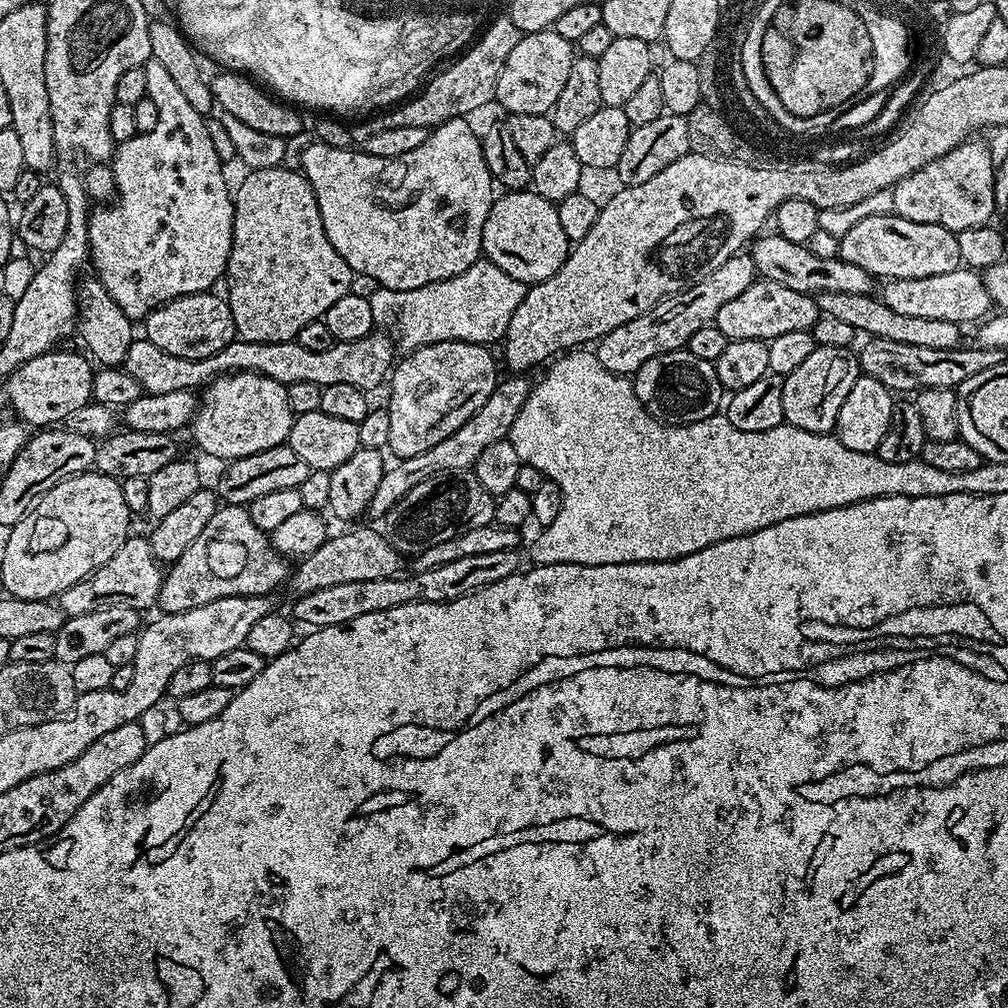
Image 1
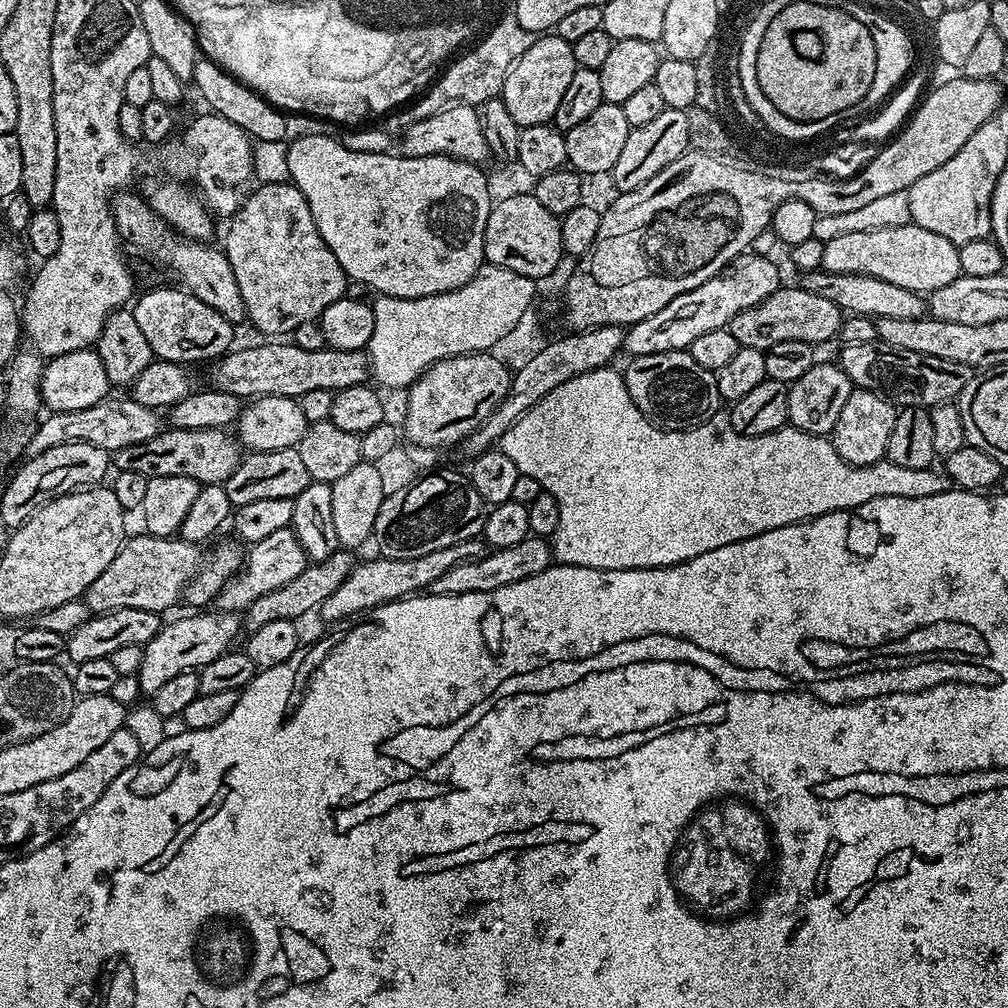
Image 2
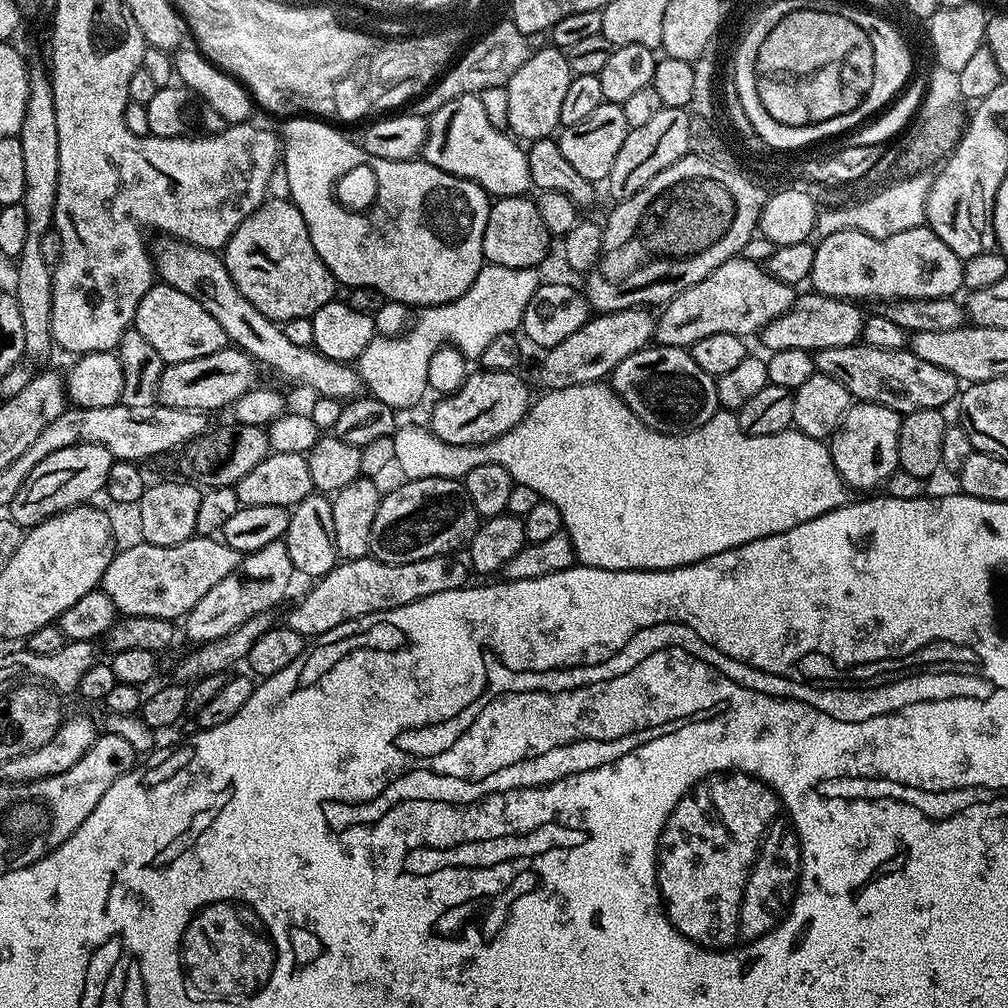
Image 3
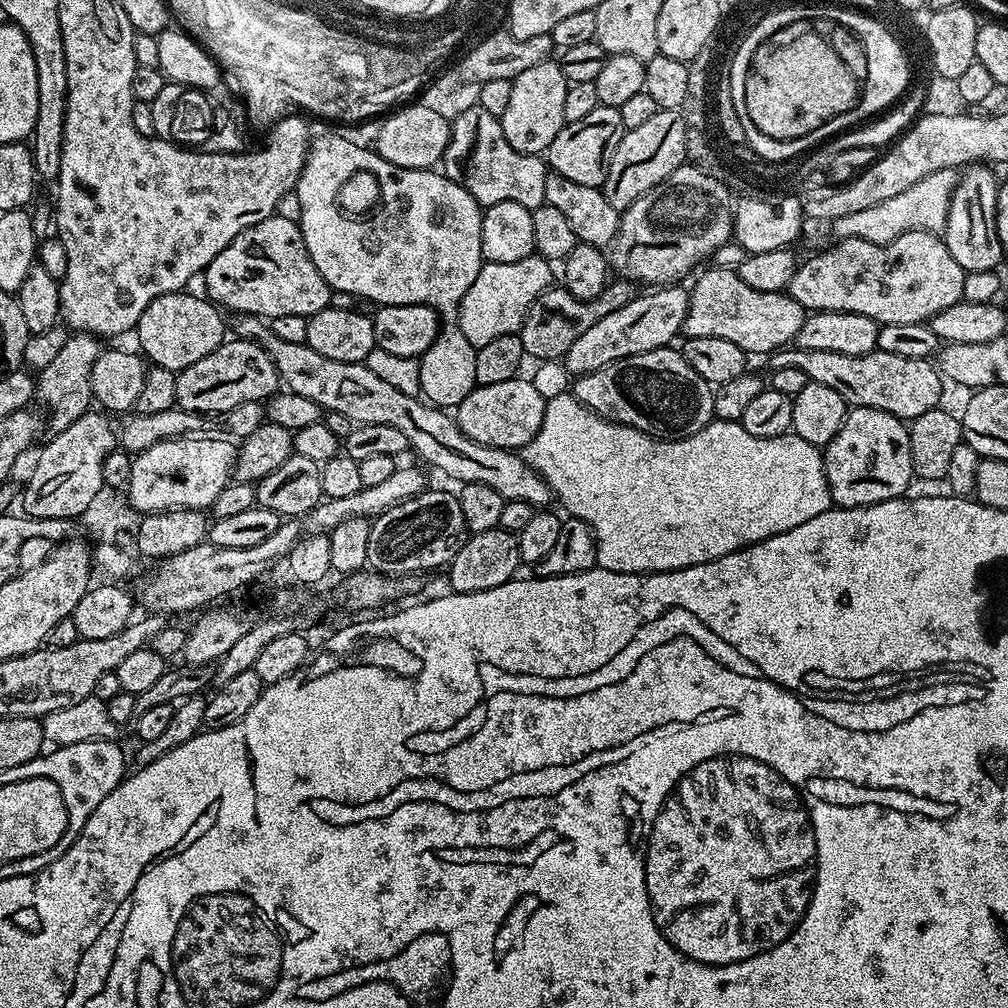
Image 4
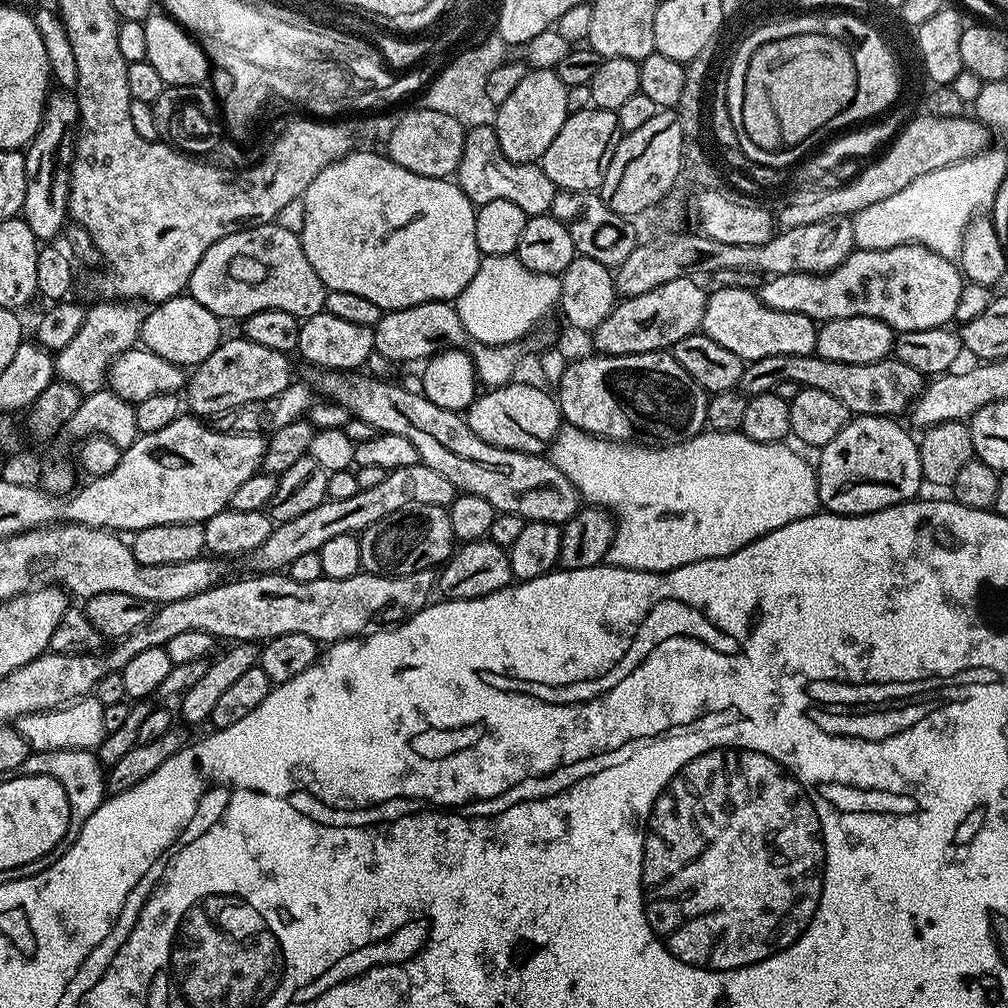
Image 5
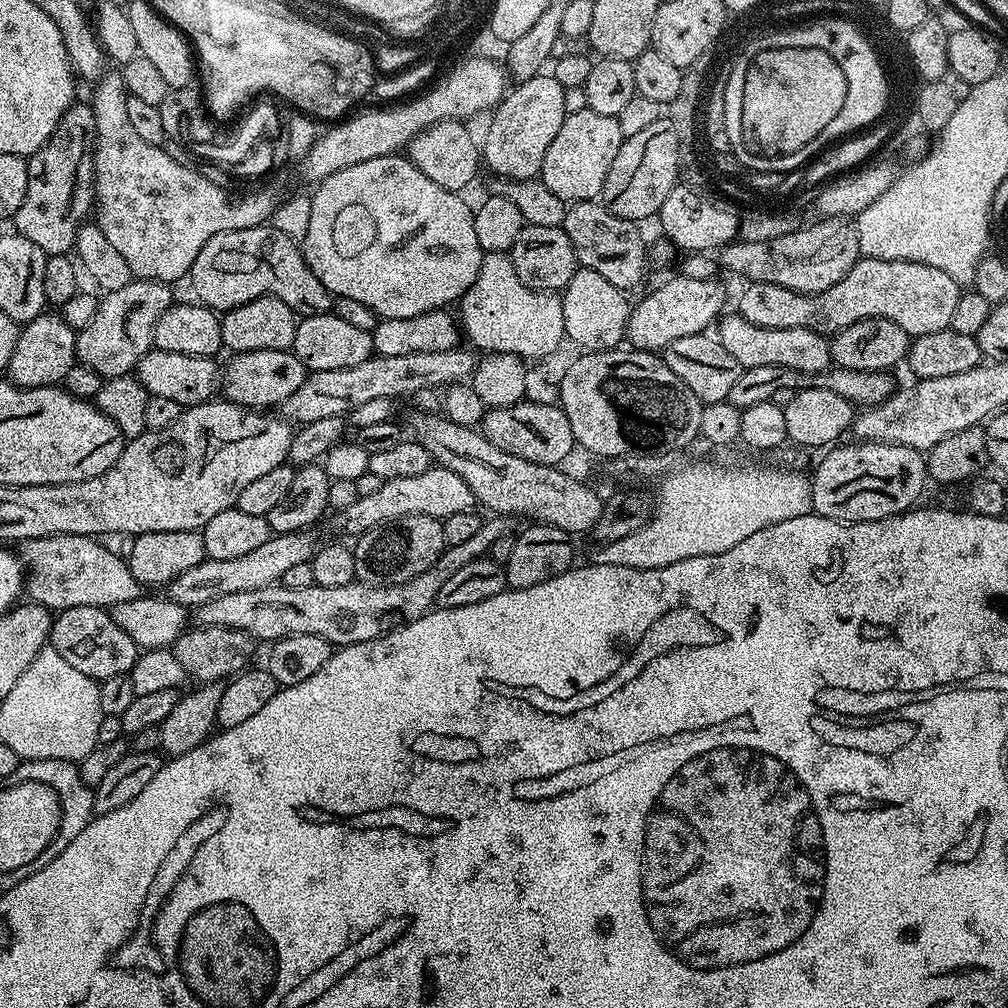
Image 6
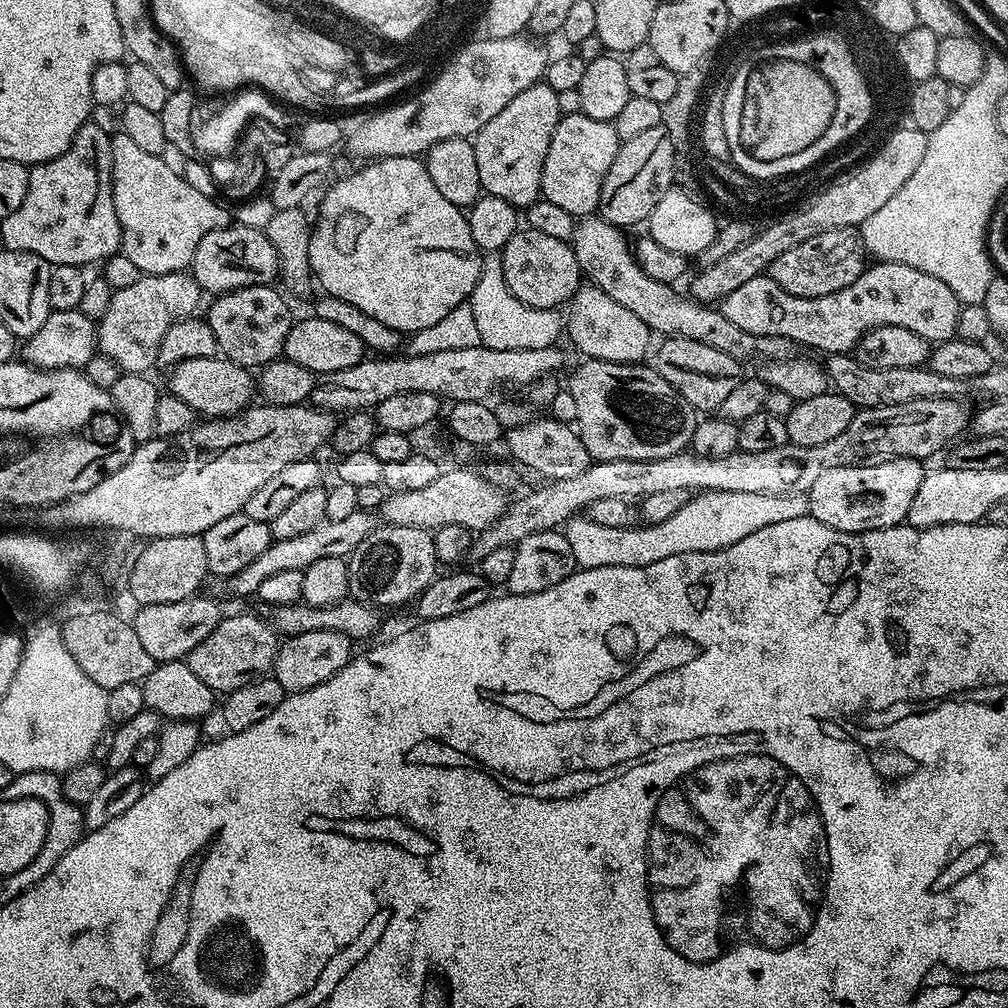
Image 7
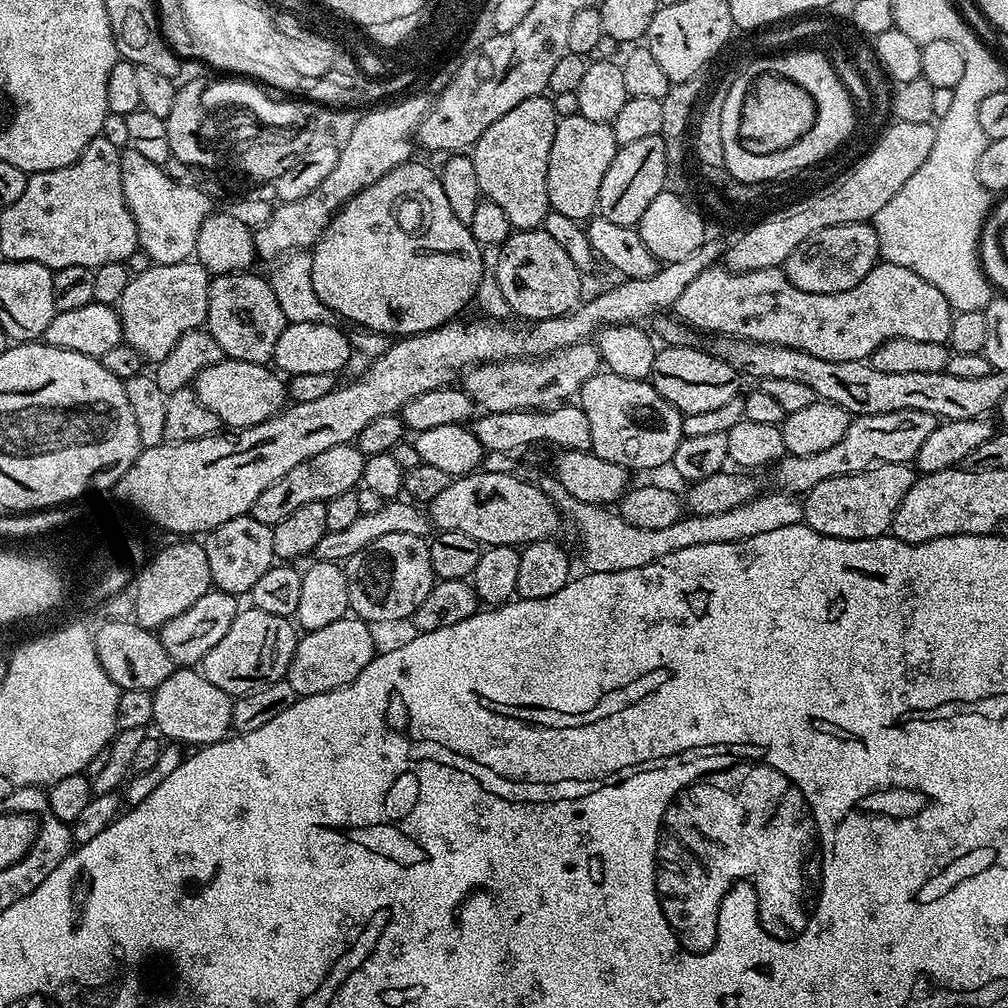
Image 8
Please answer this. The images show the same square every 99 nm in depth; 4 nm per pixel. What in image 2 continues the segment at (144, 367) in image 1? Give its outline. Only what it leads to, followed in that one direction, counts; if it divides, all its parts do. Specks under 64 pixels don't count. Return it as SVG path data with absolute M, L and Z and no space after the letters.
M264 342L252 344L249 348L237 347L219 357L211 365L207 382L213 389L228 391L241 398L258 396L291 396L299 398L310 390L341 392L346 386L367 384L370 380L370 365L367 351L302 350L302 346L291 342Z

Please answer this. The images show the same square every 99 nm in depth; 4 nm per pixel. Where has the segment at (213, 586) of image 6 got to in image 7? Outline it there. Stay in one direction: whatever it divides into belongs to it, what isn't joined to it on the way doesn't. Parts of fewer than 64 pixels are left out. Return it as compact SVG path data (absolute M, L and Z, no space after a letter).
M357 510L354 514L349 514L346 518L330 522L323 520L318 522L318 526L306 530L306 534L298 534L295 538L282 538L281 540L273 540L270 546L266 546L266 550L262 550L262 554L258 554L258 558L254 558L254 562L250 562L250 566L246 566L243 570L238 570L238 574L233 576L225 576L217 579L215 595L220 598L224 596L256 596L258 586L262 586L262 582L266 582L266 578L270 578L273 574L279 574L285 570L298 570L303 572L306 566L310 566L313 562L319 562L322 558L345 558L352 555L352 551L360 545L362 538L366 538L378 526L371 511Z

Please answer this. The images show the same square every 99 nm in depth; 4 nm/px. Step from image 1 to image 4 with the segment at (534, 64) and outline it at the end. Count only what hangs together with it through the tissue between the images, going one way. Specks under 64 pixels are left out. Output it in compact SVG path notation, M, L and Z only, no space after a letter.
M552 58L538 62L538 66L530 66L530 70L522 70L522 74L512 79L510 103L506 106L506 114L499 117L502 134L506 134L506 142L510 142L514 150L531 156L547 153L550 142L558 138L565 126L568 85L559 63Z

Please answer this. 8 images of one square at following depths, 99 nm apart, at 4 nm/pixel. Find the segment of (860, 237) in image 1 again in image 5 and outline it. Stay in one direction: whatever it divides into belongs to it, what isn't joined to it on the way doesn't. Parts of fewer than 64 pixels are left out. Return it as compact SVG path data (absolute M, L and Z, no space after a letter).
M903 244L885 252L853 250L832 272L795 272L765 279L758 295L774 310L801 312L817 322L865 316L886 322L899 334L951 325L965 283L959 267L942 254L920 244Z

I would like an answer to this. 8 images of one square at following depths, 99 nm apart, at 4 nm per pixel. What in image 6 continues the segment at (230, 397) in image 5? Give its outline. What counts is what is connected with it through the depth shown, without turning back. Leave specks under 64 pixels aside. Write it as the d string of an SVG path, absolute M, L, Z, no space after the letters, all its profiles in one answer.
M254 350L233 355L231 359L222 368L223 399L249 410L275 409L302 386L306 375L304 363L291 350Z

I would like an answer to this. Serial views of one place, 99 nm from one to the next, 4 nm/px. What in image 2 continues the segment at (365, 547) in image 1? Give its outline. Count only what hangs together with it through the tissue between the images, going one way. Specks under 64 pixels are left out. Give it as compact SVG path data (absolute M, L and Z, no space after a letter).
M338 550L326 558L310 562L298 574L298 578L286 582L286 586L278 586L278 590L270 590L270 594L262 594L262 598L254 598L254 602L243 613L242 628L245 633L258 630L258 626L264 625L265 622L274 622L275 620L299 621L299 616L304 616L307 612L315 613L342 582L352 573L354 567L353 553L348 550Z

